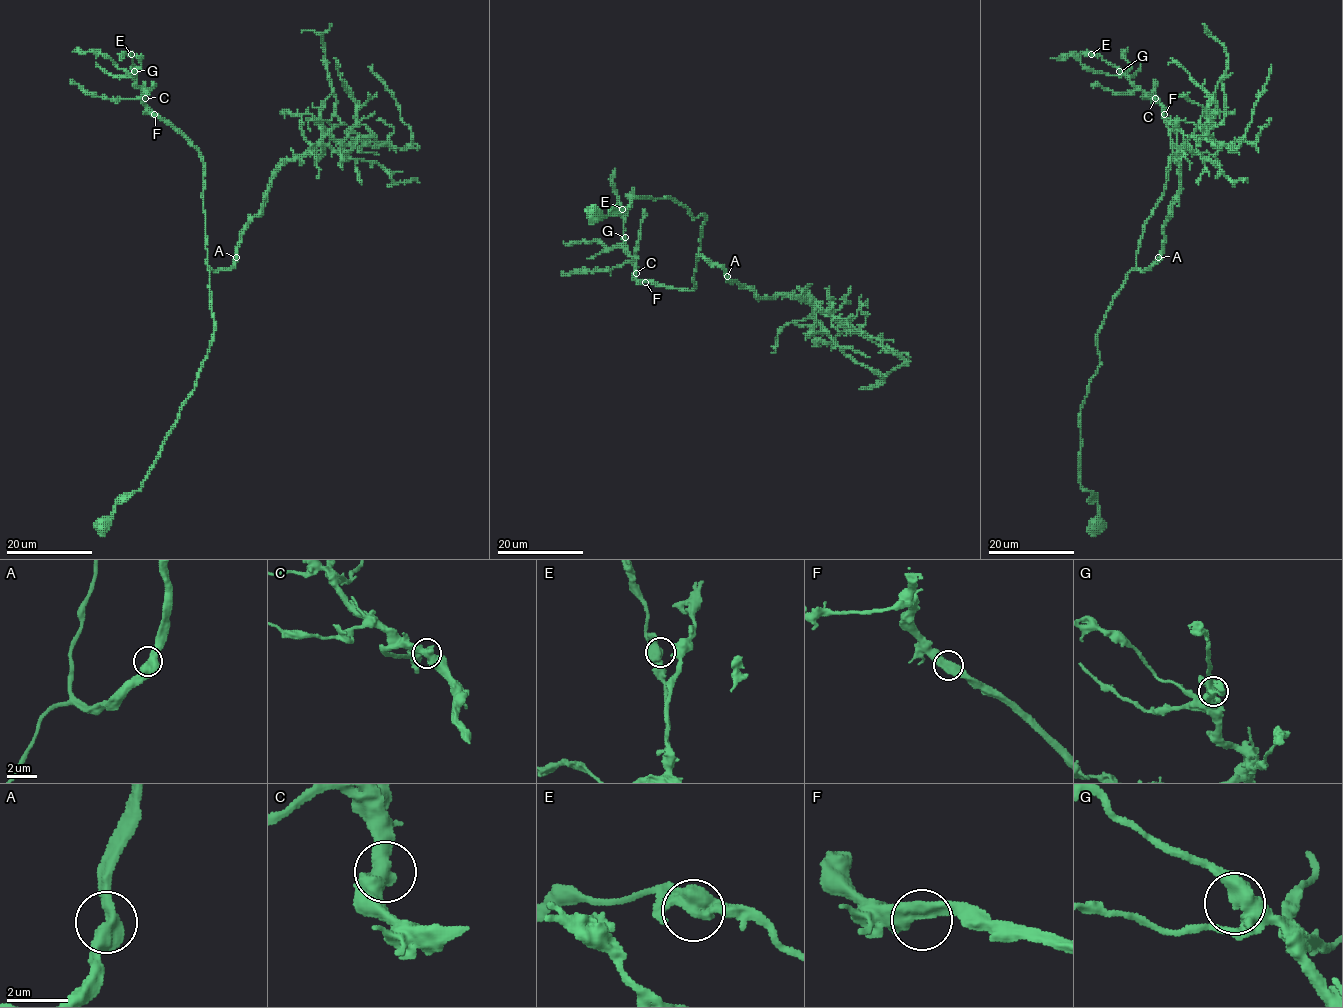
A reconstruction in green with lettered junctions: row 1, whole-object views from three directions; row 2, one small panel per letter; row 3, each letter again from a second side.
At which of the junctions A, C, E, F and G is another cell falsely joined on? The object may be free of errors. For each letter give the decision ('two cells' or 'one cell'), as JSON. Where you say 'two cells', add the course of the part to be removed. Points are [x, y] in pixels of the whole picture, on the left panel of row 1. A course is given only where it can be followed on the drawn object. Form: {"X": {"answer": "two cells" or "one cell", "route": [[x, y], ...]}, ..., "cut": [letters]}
{"A": {"answer": "one cell"}, "C": {"answer": "one cell"}, "E": {"answer": "one cell"}, "F": {"answer": "one cell"}, "G": {"answer": "one cell"}, "cut": []}

